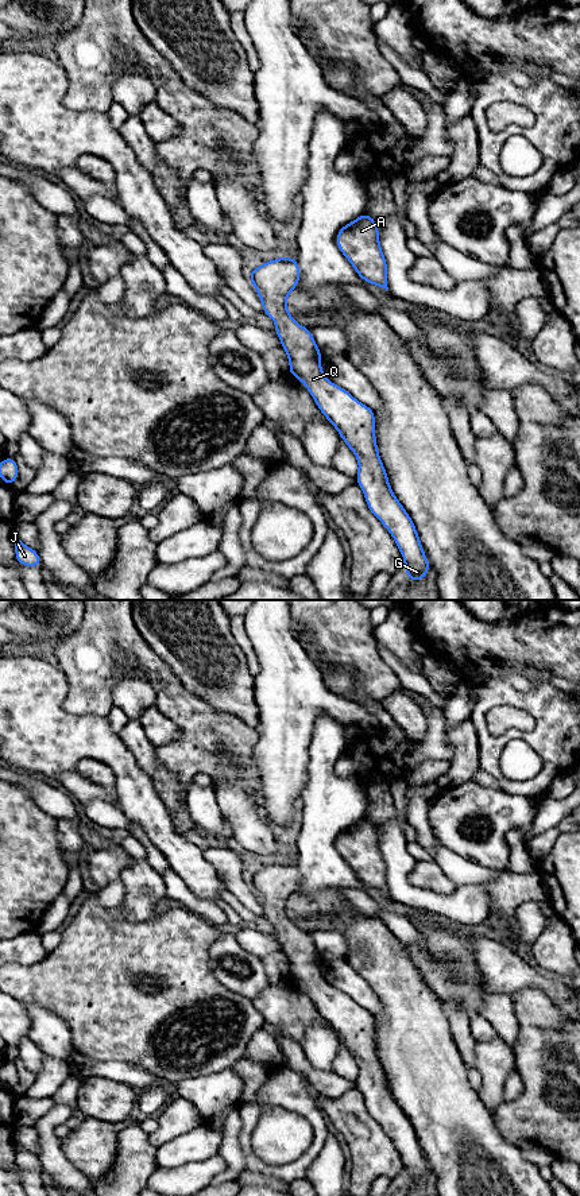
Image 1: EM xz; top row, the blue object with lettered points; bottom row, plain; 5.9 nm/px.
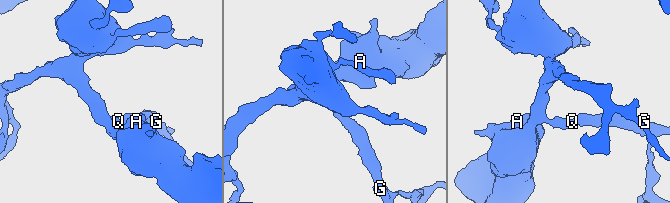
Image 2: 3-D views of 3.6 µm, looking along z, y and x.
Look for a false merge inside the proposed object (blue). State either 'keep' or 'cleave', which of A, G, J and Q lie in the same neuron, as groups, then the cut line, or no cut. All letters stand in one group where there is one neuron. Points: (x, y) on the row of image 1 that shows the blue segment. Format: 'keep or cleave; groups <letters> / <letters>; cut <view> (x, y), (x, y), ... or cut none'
keep; groups A G J Q; cut none

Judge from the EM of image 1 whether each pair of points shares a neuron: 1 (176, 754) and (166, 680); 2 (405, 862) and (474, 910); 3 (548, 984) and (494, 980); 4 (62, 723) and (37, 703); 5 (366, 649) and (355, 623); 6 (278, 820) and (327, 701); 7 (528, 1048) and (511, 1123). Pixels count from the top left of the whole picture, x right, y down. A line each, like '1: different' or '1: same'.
1: same
2: same
3: same
4: same
5: same
6: same
7: same

